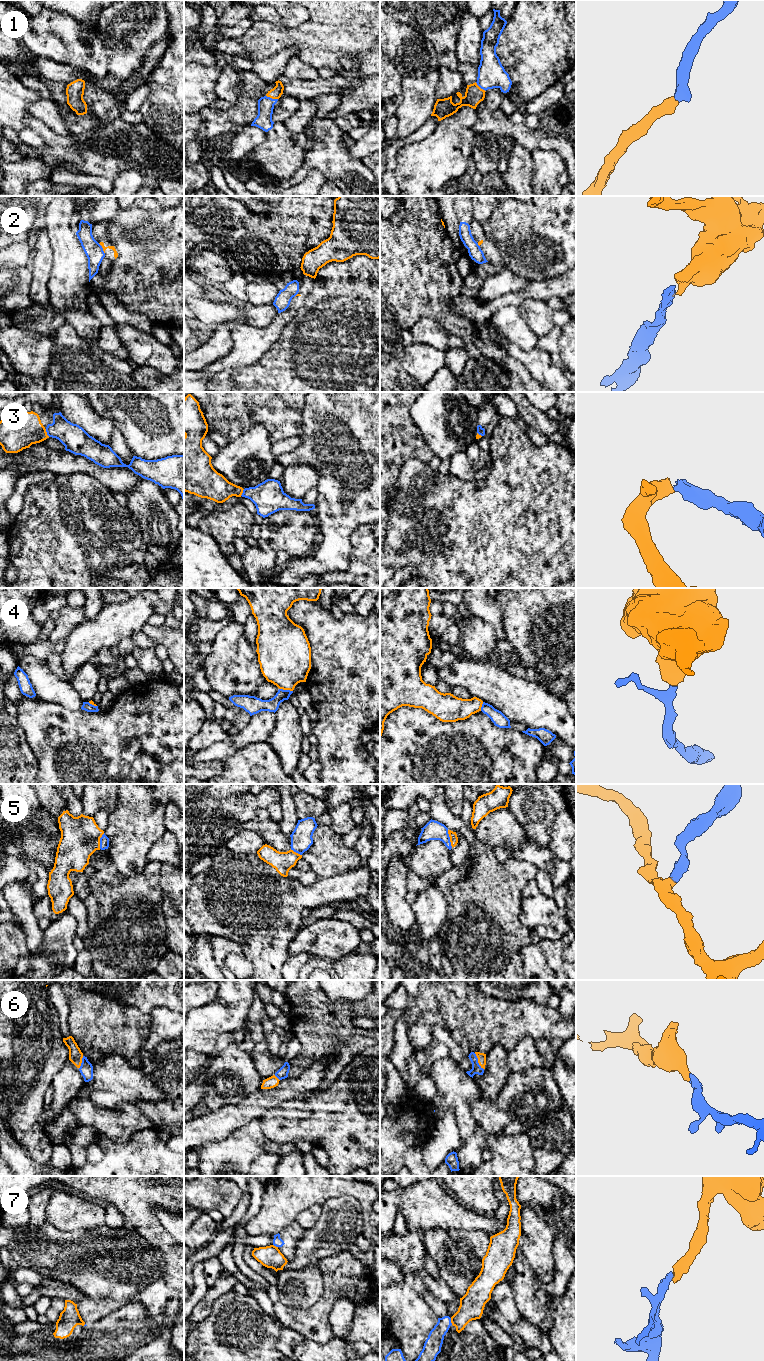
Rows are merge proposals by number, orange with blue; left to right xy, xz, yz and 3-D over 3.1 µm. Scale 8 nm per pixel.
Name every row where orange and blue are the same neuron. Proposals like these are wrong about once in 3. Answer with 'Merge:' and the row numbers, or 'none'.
Merge: 1, 3, 5, 6

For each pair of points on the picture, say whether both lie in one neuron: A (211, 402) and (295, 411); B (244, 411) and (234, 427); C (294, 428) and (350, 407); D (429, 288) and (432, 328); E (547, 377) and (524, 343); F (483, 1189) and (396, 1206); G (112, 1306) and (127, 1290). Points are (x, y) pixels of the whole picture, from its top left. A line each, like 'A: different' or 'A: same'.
A: same
B: same
C: different
D: different
E: different
F: different
G: different

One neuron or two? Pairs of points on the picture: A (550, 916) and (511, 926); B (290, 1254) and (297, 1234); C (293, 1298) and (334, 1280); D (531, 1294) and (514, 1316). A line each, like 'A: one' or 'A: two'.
A: two
B: one
C: two
D: two

